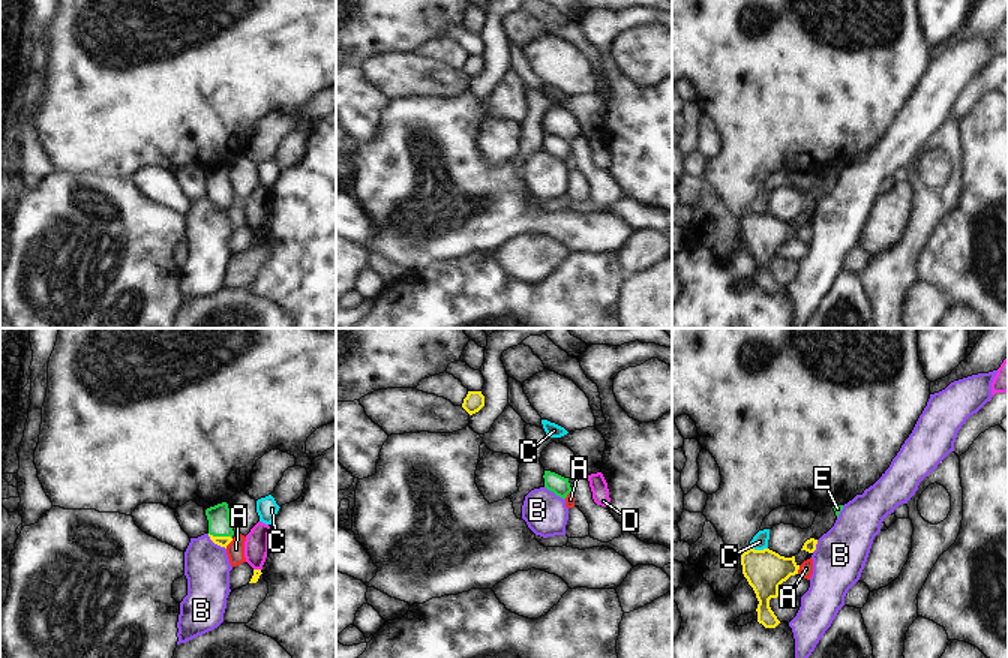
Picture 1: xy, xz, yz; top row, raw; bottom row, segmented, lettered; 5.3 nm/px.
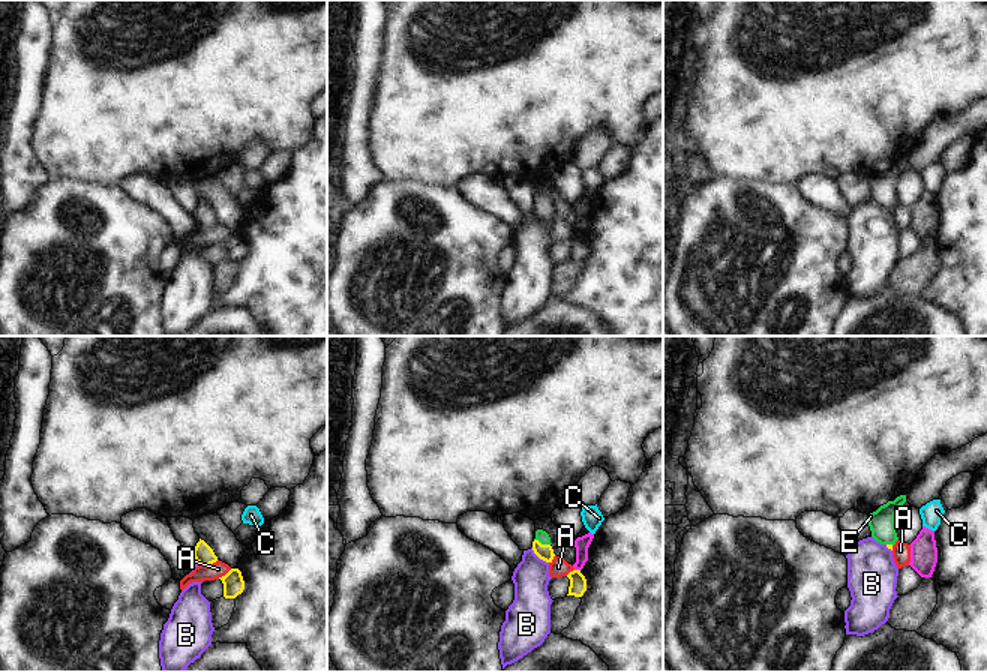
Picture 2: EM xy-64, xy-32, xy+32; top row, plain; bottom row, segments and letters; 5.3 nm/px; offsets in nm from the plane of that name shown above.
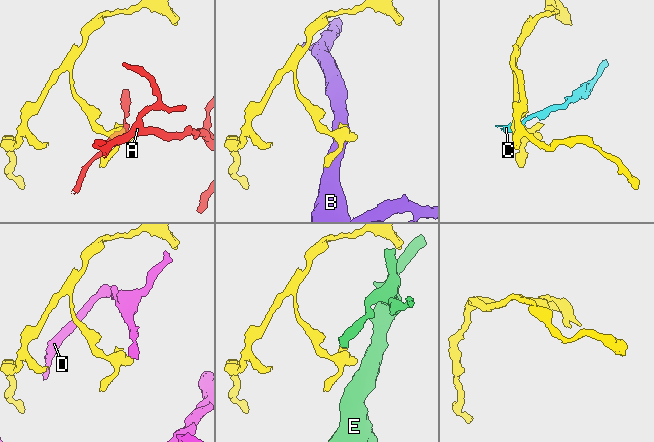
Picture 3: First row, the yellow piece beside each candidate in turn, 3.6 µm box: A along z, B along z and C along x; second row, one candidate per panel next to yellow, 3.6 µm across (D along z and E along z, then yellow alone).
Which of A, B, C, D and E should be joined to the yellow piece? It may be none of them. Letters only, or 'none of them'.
E

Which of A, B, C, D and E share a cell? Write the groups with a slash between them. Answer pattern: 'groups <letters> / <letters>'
groups A / B / C / D / E

